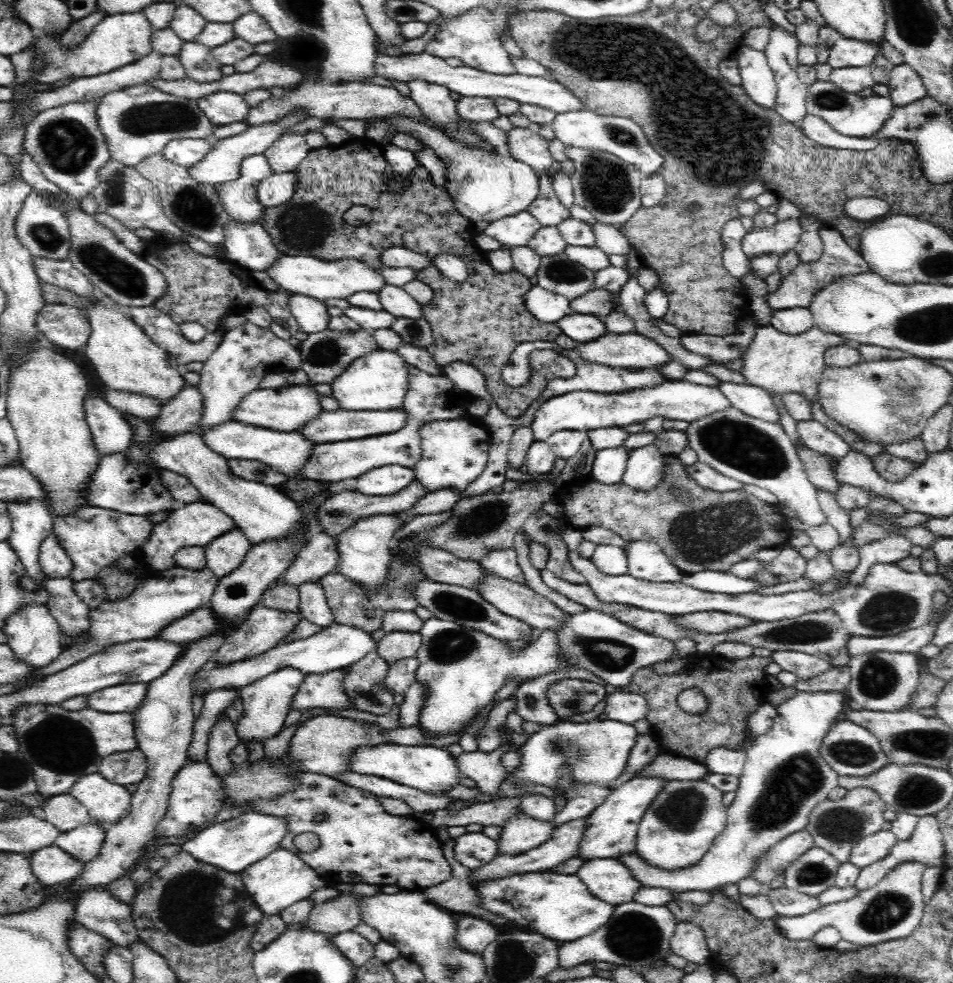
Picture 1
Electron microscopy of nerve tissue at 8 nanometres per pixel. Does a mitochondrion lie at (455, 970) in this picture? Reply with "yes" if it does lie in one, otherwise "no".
yes

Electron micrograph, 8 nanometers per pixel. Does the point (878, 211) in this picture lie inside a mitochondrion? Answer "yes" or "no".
no

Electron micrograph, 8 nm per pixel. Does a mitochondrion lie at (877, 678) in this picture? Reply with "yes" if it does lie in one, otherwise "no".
yes

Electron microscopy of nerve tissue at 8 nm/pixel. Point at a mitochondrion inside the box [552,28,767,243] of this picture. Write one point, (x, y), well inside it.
(606, 185)

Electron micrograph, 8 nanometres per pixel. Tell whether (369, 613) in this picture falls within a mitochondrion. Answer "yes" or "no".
no

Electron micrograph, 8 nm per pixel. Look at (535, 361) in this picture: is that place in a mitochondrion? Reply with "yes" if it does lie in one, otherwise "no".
yes

